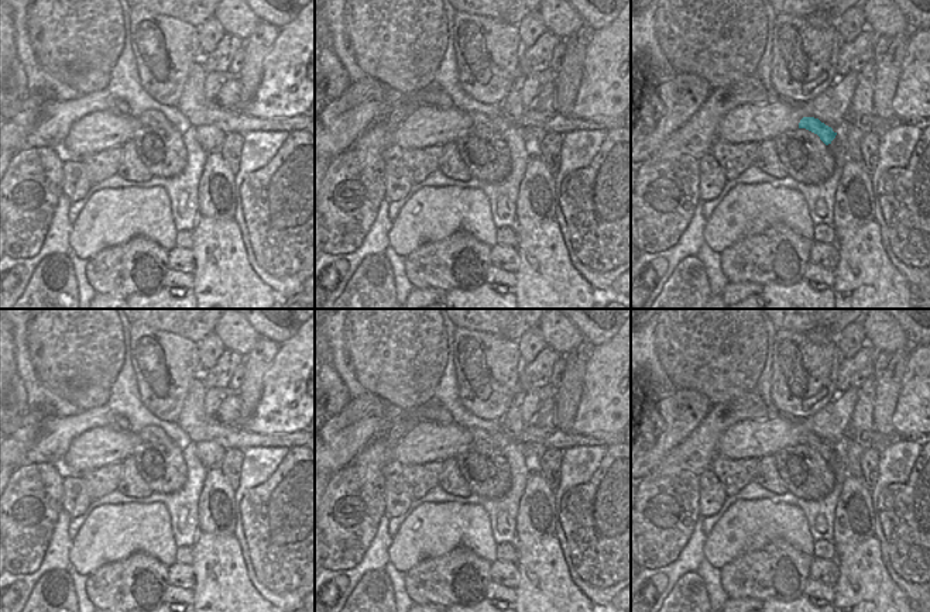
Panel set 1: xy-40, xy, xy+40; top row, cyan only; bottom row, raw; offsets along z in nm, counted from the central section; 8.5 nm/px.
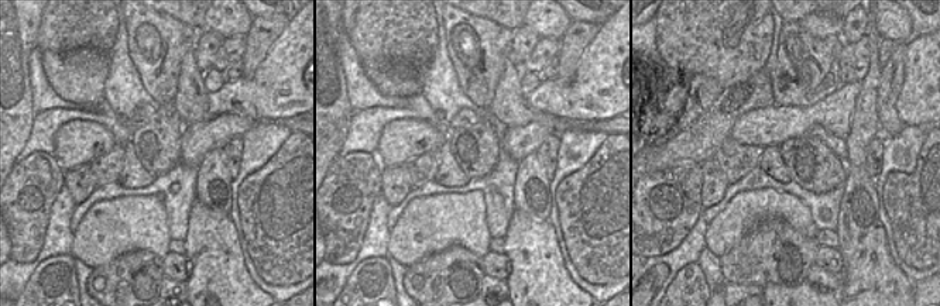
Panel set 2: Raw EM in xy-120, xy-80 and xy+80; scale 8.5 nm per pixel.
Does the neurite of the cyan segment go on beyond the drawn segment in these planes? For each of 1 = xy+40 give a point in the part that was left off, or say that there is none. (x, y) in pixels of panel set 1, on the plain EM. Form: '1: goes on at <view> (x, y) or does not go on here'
1: does not go on here

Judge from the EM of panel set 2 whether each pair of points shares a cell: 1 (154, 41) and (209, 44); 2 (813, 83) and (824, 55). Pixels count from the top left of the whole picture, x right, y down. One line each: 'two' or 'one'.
1: two
2: one

